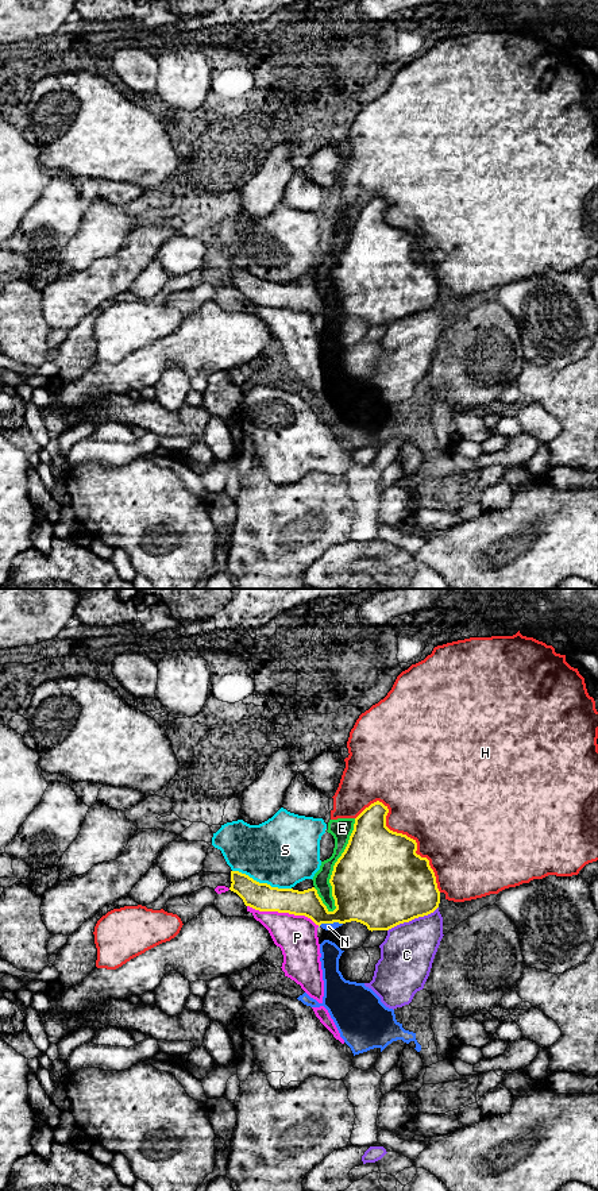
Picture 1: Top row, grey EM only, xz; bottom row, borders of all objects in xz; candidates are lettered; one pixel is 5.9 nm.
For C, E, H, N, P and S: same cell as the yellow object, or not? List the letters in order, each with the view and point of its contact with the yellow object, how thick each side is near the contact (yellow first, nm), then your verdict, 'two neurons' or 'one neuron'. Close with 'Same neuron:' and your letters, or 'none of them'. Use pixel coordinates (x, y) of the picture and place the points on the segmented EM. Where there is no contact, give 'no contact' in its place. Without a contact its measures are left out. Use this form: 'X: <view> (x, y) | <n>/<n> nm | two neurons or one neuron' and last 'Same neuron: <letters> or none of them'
C: xz (412, 918) | 480/320 nm | two neurons
E: xz (334, 867) | 500/130 nm | two neurons
H: xz (409, 837) | 460/500 nm | two neurons
N: xz (330, 922) | 320/50 nm | two neurons
P: xz (284, 912) | 170/240 nm | two neurons
S: xz (262, 883) | 170/420 nm | two neurons
Same neuron: none of them

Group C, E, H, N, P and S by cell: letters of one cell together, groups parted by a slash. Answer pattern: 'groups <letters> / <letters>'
groups C / E N / H / P / S

